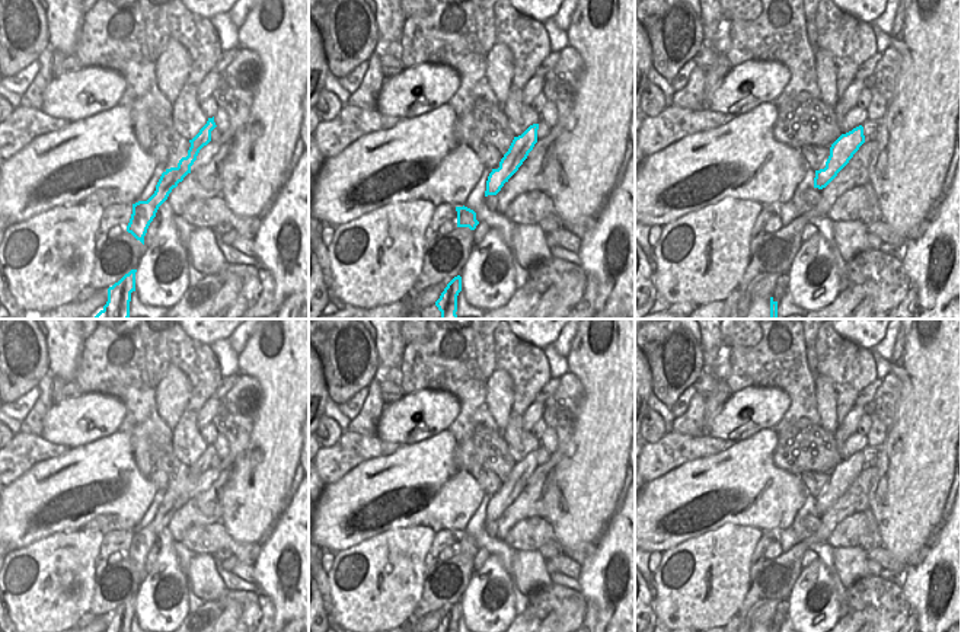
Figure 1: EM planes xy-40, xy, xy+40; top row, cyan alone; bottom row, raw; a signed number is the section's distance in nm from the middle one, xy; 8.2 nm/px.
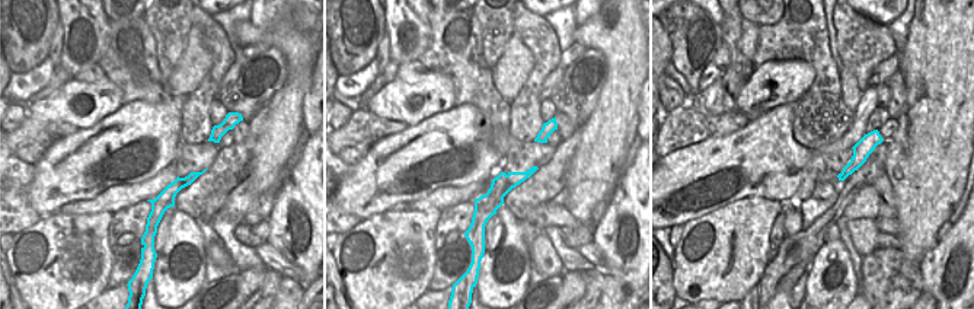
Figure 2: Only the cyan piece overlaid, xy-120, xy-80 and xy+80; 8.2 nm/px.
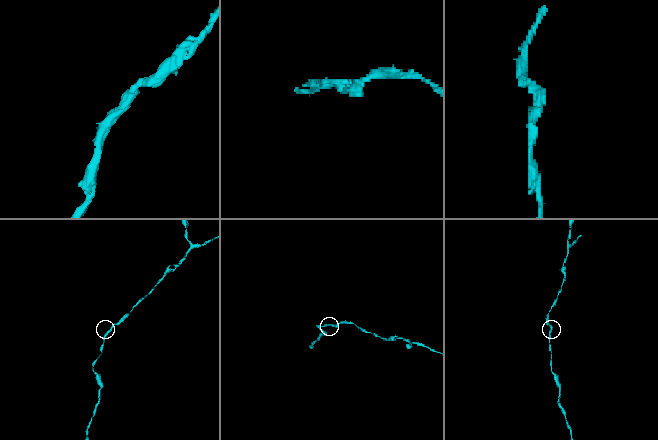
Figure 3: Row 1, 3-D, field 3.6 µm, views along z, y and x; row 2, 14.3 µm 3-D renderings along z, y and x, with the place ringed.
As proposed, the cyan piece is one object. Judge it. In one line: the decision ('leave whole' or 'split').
leave whole

